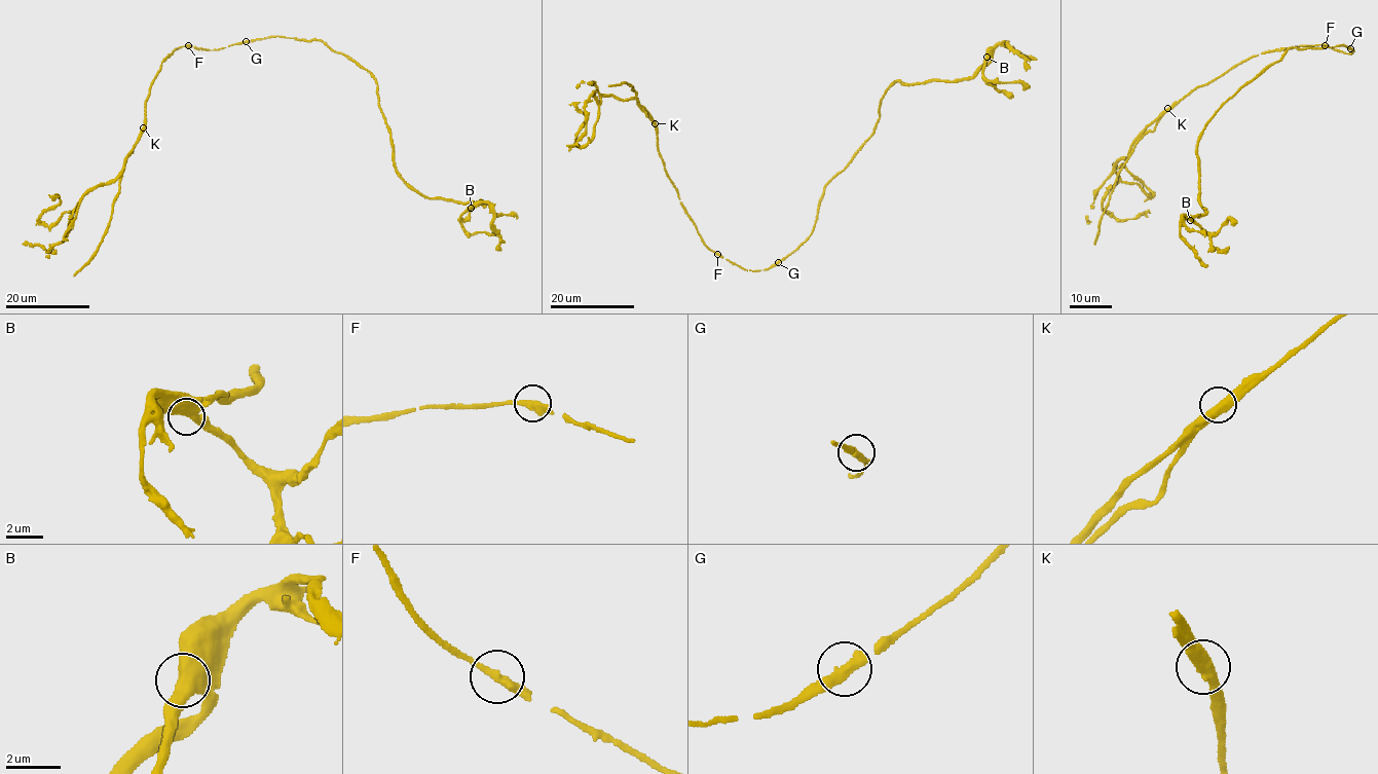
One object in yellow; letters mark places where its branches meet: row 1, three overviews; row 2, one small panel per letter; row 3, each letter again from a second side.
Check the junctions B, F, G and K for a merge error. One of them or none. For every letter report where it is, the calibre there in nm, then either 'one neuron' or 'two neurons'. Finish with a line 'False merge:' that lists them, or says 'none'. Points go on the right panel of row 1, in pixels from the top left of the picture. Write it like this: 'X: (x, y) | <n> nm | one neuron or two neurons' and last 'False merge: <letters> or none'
B: (1190, 220) | 500 nm | one neuron
F: (1325, 45) | 340 nm | one neuron
G: (1350, 48) | 360 nm | one neuron
K: (1167, 108) | 440 nm | two neurons
False merge: K

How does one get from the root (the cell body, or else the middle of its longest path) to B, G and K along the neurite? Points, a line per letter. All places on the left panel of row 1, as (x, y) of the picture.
B: (230, 45), (285, 36), (323, 41), (345, 54), (377, 82), (397, 173), (423, 196), (473, 201), (471, 208)
G: (230, 45), (246, 41)
K: (230, 45), (217, 49), (185, 46), (175, 49), (162, 61), (151, 85), (143, 127)

